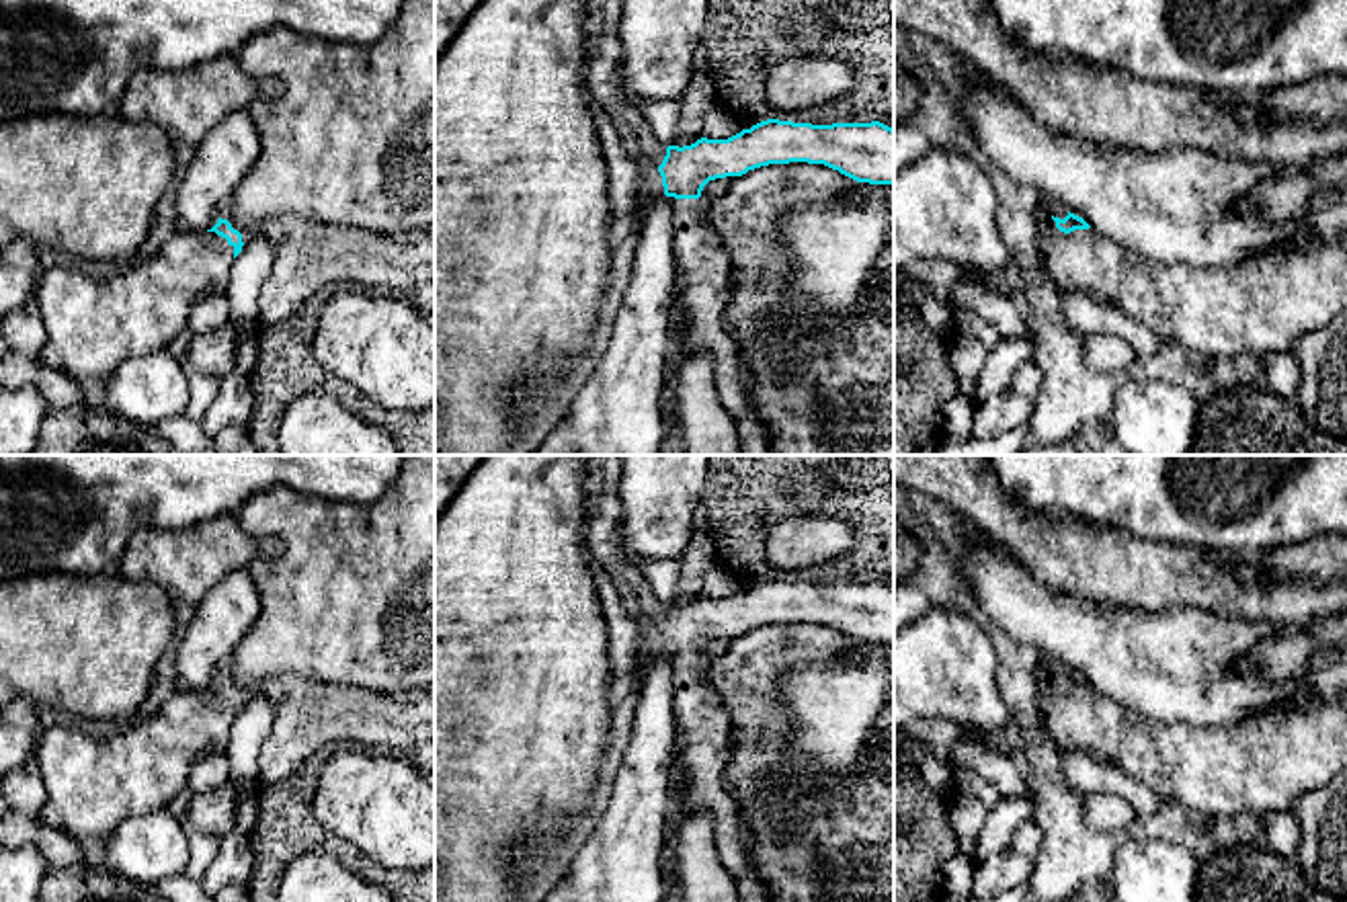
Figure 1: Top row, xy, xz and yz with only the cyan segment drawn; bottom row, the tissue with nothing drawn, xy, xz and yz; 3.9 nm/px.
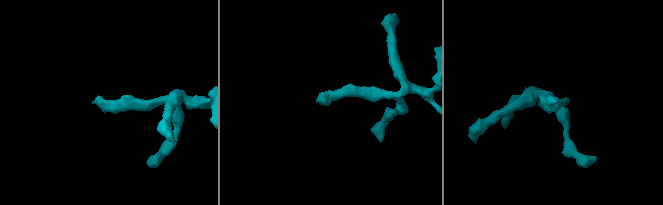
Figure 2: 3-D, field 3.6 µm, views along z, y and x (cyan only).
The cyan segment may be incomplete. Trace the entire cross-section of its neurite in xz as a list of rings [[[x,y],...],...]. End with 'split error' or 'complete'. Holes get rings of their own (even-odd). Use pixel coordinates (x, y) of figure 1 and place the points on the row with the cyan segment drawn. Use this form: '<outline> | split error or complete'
[[[588,0],[584,16],[586,94],[609,113],[621,135],[623,150],[644,172],[634,199],[636,221],[644,219],[654,201],[664,199],[672,215],[672,252],[677,258],[675,310],[681,314],[679,346],[670,355],[707,353],[722,404],[734,416],[742,455],[773,455],[765,426],[757,418],[742,383],[738,344],[724,320],[724,295],[730,287],[730,256],[707,223],[709,199],[701,195],[709,180],[742,176],[769,164],[824,164],[841,174],[869,184],[894,184],[894,129],[880,123],[812,125],[767,119],[728,139],[701,137],[691,146],[662,146],[640,115],[621,80],[619,20],[623,0]]] | split error

